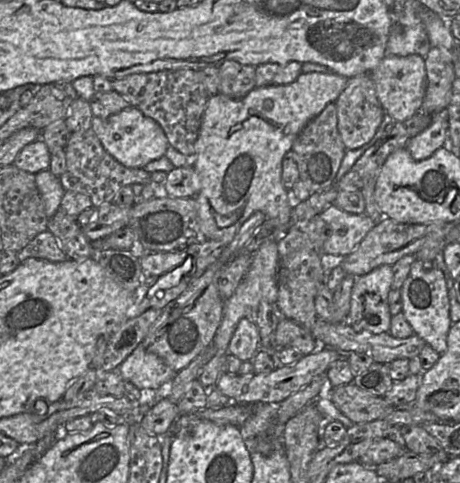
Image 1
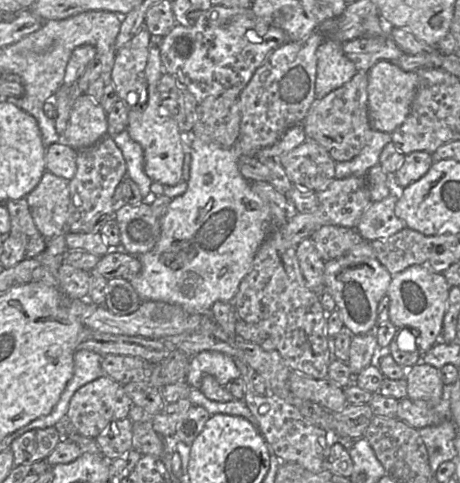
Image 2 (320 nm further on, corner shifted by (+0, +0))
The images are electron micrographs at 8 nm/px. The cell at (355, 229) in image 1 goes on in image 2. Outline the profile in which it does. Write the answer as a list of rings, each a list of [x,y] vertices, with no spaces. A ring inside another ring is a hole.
[[[389,194],[379,202],[372,202],[364,211],[356,229],[367,241],[386,239],[406,228],[395,215],[398,198]]]

